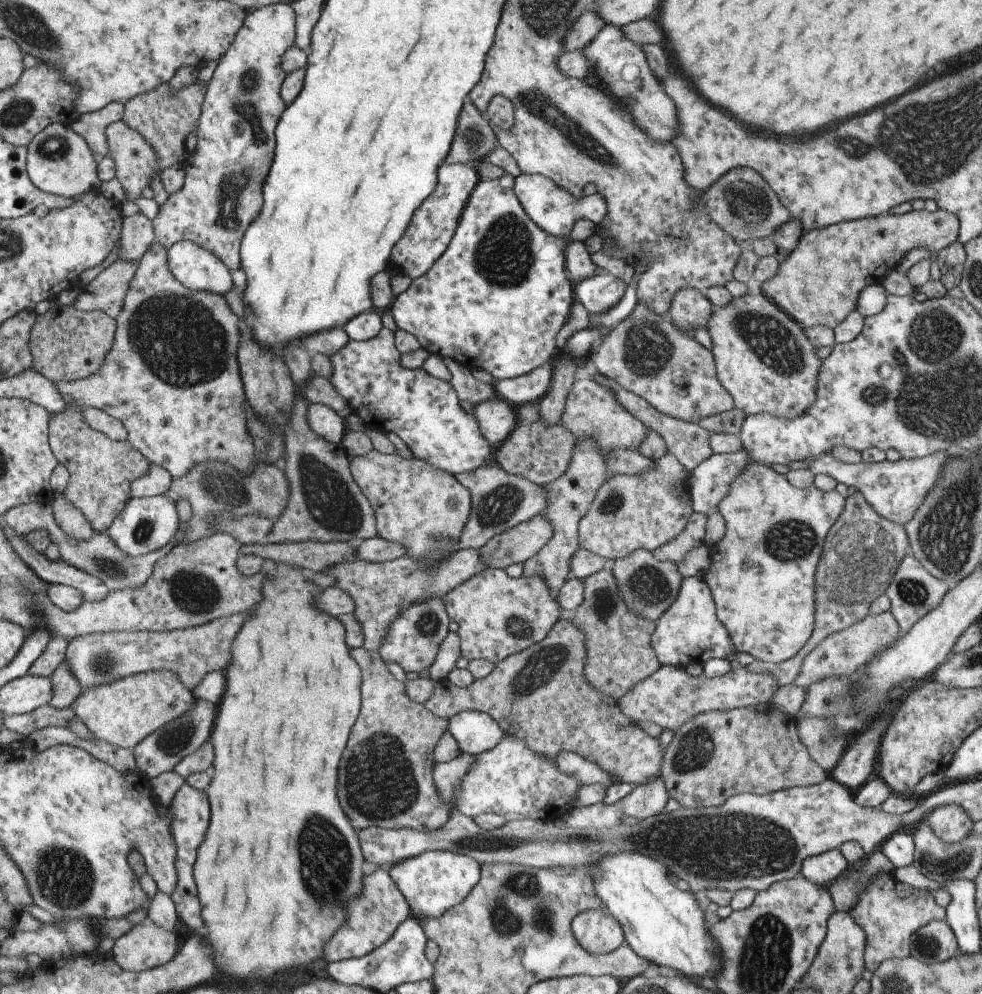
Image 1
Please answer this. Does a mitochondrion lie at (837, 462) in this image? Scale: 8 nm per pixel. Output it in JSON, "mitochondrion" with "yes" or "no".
{"mitochondrion":"no"}

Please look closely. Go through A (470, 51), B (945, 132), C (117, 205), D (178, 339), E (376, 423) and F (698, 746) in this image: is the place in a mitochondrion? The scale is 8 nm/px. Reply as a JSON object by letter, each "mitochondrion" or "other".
{"A":"other","B":"mitochondrion","C":"other","D":"mitochondrion","E":"other","F":"mitochondrion"}

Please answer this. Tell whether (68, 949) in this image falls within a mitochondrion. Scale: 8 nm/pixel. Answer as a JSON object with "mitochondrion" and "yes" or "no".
{"mitochondrion":"no"}

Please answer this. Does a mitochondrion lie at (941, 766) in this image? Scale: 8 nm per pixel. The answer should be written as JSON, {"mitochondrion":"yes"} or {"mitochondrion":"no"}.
{"mitochondrion":"no"}

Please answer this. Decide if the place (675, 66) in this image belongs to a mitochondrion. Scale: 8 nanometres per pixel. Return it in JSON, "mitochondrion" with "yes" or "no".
{"mitochondrion":"no"}

